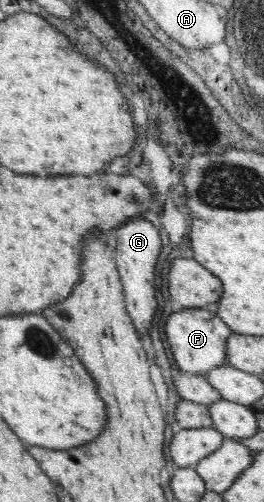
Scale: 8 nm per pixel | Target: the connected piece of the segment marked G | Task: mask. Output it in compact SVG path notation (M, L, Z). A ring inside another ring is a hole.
M133 217L129 219L123 227L119 227L115 231L115 247L114 253L116 268L120 277L122 285L122 291L124 294L124 301L133 325L137 328L137 332L143 341L149 344L149 327L151 327L151 321L155 317L155 309L157 309L157 299L155 297L155 265L157 263L157 257L161 253L161 233L157 231L157 227L154 227L153 223L149 219L144 217Z

